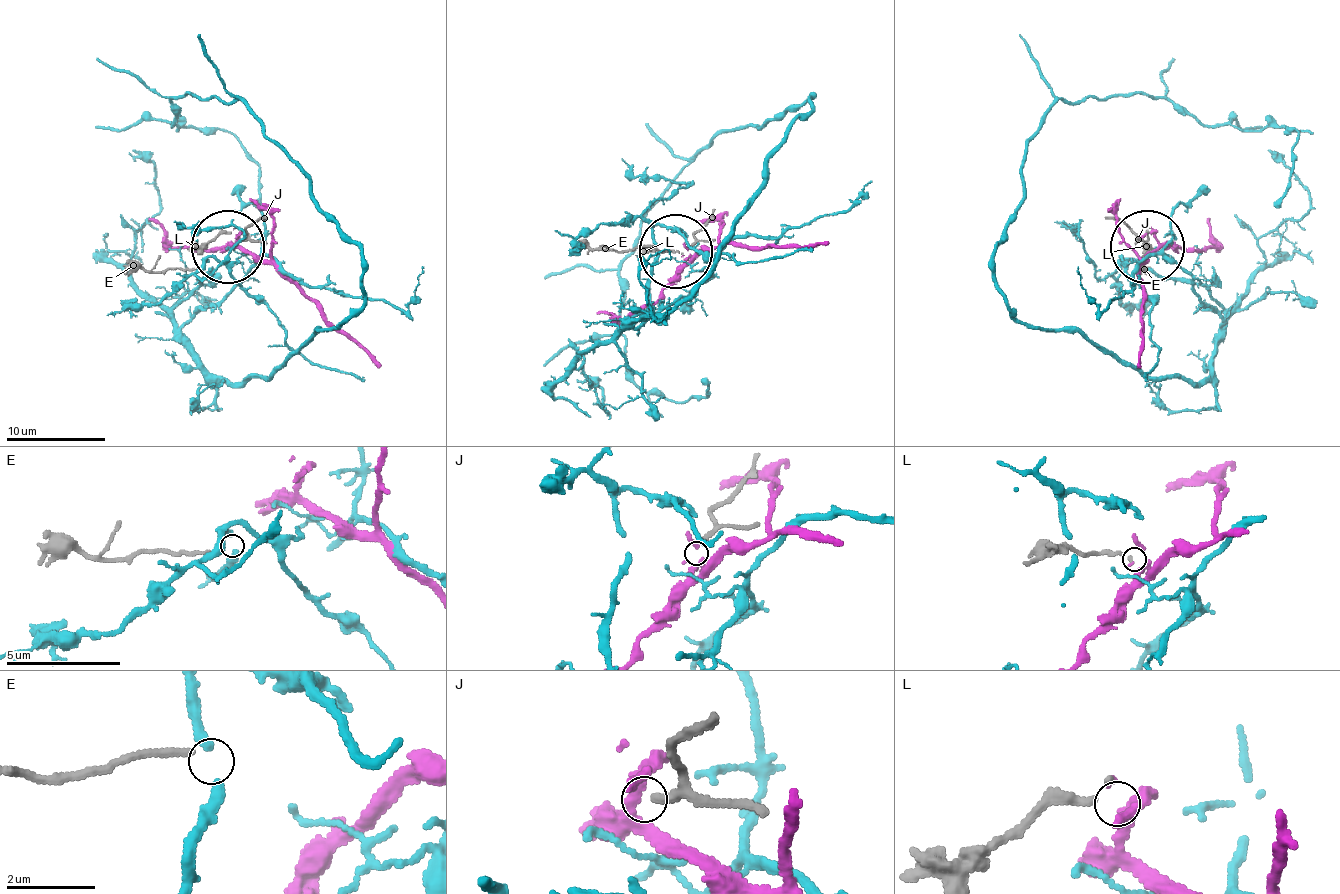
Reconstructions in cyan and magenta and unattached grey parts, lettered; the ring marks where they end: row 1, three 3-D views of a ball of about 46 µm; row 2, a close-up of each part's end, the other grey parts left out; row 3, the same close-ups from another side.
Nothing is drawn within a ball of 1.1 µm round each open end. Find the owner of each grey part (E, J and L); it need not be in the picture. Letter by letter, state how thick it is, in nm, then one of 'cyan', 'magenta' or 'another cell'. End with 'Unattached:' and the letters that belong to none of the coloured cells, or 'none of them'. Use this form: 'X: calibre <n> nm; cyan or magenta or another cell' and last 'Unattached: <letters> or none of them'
E: calibre 140 nm; cyan
J: calibre 140 nm; another cell
L: calibre 110 nm; magenta
Unattached: J

